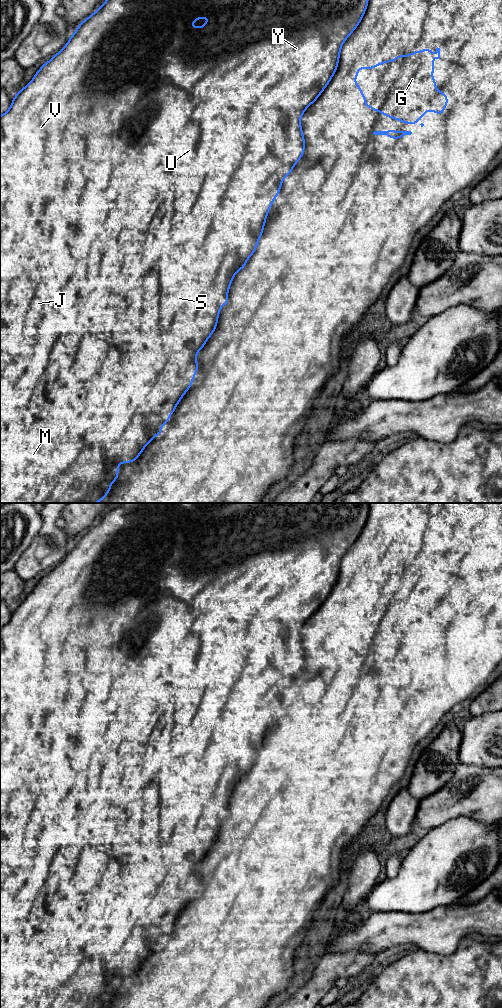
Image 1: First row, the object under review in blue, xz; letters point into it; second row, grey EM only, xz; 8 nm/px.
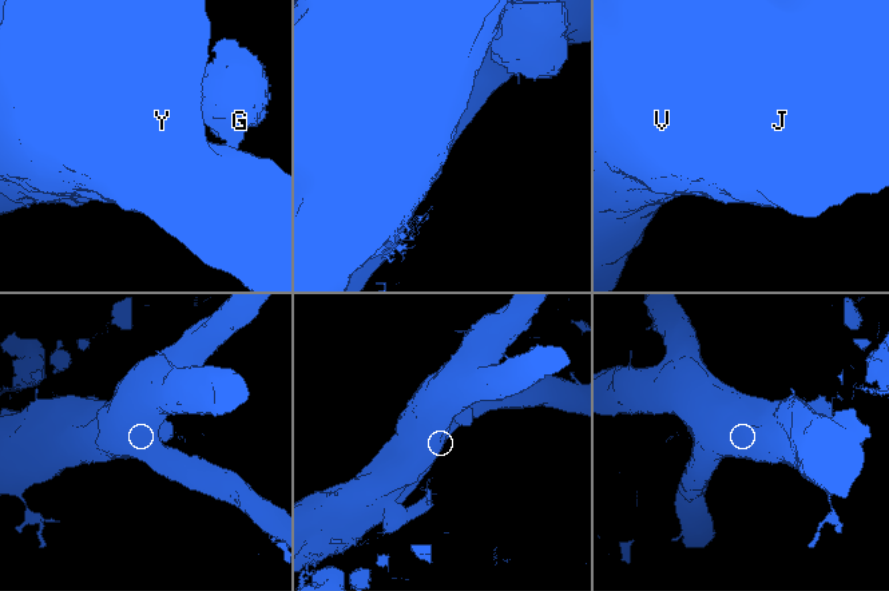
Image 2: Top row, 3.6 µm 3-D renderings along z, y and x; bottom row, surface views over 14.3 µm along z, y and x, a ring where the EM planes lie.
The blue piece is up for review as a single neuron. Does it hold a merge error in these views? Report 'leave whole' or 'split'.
split

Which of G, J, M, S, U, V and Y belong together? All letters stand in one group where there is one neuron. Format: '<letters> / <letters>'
G / J M S U V Y

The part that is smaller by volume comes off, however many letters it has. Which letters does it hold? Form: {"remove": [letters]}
{"remove": ["G"]}

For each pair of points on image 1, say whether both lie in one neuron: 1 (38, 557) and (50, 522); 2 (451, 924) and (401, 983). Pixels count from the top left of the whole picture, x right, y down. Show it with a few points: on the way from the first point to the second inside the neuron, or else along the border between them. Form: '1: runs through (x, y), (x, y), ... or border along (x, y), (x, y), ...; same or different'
1: runs through (44, 548), (49, 531); same
2: border along (413, 947), (450, 955); different

